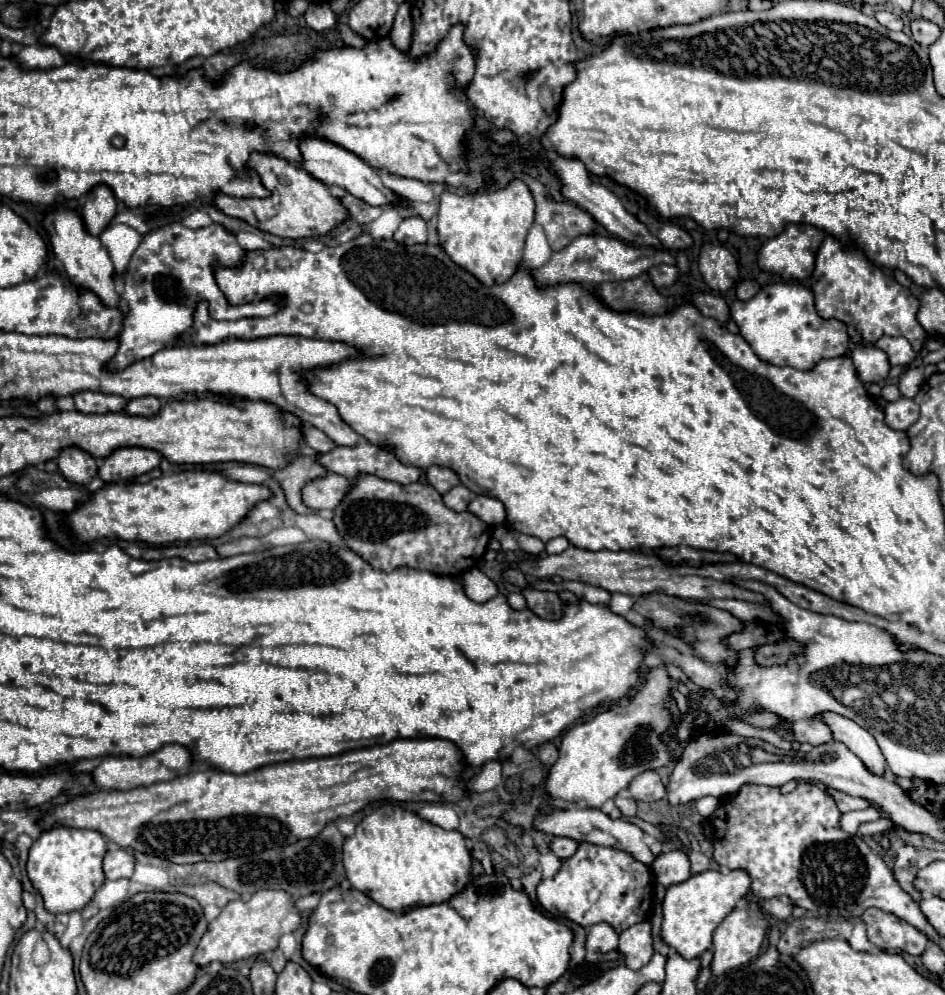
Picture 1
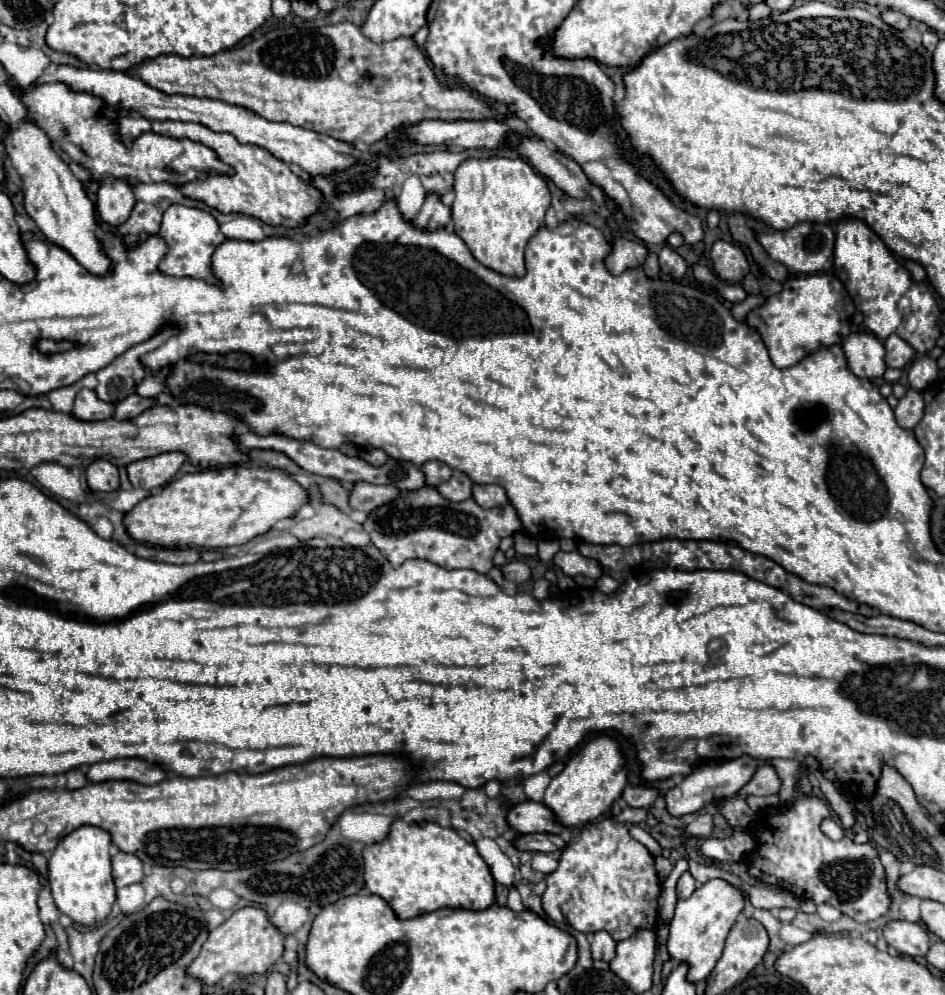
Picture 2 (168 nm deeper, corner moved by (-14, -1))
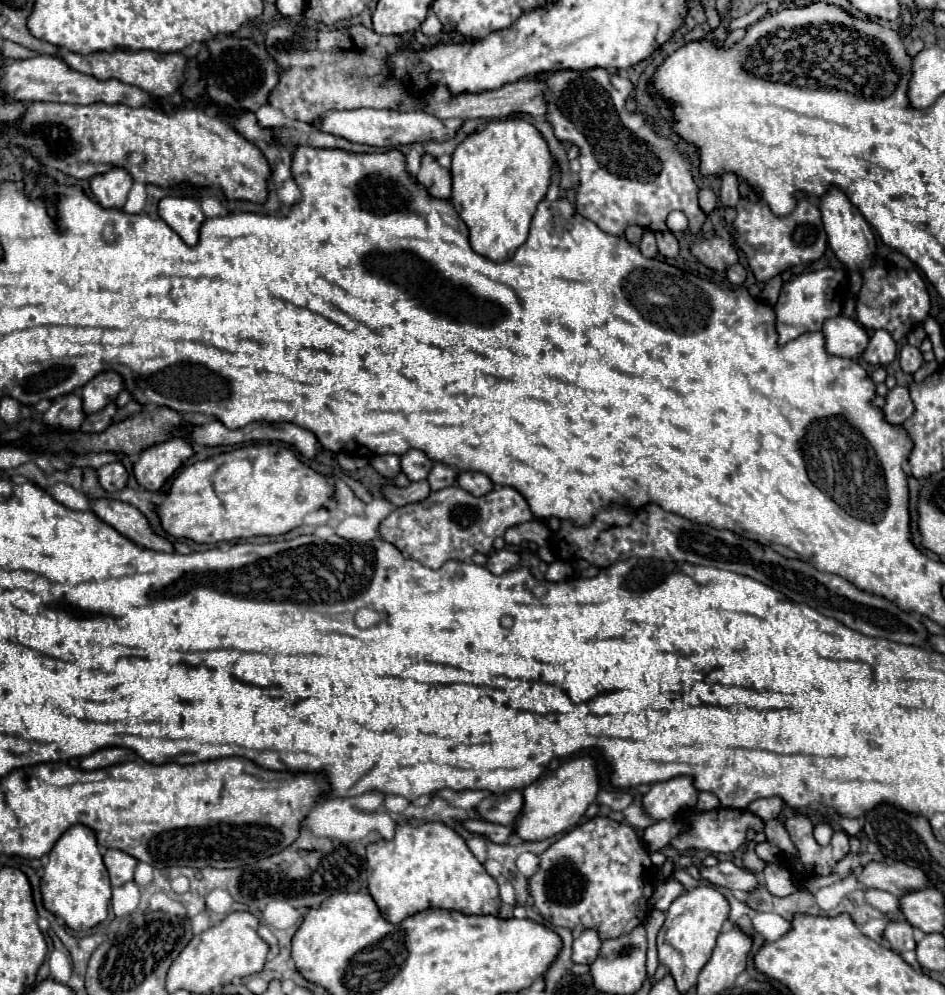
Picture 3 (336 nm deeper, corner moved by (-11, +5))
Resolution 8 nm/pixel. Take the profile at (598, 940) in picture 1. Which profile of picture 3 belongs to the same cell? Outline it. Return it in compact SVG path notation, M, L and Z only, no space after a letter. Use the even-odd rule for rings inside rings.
M587 930L573 942L573 962L577 964L591 964L601 950L601 938L599 932Z

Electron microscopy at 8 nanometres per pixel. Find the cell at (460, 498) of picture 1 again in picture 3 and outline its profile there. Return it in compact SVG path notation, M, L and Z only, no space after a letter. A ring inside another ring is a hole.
M435 464L429 478L427 478L431 490L443 490L443 488L449 488L449 486L455 486L457 484L457 472L447 466L447 464Z

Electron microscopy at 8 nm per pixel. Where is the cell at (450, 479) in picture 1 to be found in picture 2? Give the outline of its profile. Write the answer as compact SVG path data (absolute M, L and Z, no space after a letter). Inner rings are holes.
M426 462L420 466L420 470L422 474L426 474L428 486L438 486L440 482L446 482L452 476L452 468L444 462Z

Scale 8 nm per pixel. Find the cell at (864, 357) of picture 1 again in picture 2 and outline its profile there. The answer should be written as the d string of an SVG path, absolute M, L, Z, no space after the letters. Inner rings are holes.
M856 332L842 338L842 350L850 372L860 378L880 378L886 370L882 342L868 332Z

